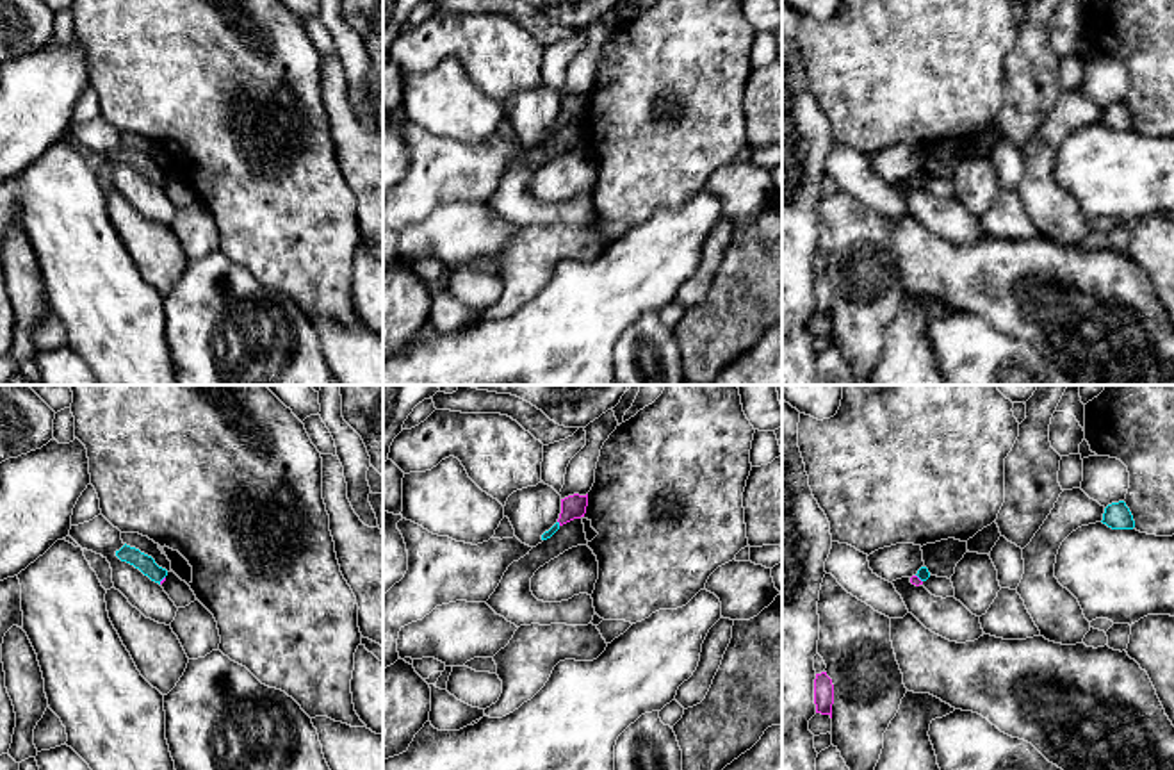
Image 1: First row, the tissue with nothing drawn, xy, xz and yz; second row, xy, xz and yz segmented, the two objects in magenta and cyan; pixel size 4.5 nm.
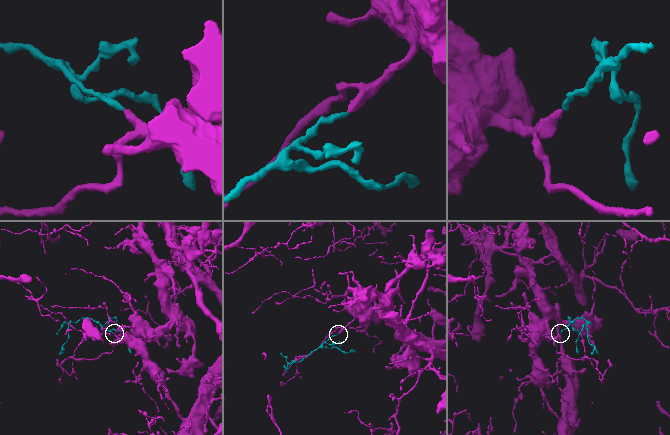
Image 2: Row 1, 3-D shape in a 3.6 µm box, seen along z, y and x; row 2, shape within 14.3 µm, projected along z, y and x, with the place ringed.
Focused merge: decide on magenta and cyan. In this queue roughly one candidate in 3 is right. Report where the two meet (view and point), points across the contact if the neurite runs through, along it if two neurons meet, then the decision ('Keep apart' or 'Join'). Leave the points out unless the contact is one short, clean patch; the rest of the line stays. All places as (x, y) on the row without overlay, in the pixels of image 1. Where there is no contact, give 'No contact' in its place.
Touches magenta at xy (163, 180). Path across: xy (164, 179), (163, 180), (130, 155). Join

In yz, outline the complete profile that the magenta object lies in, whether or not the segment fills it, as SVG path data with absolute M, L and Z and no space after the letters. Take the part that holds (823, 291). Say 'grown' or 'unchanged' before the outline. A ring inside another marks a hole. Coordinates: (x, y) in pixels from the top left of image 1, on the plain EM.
unchanged | M827 273L816 274L814 280L814 305L816 314L828 315L832 319L834 285Z

